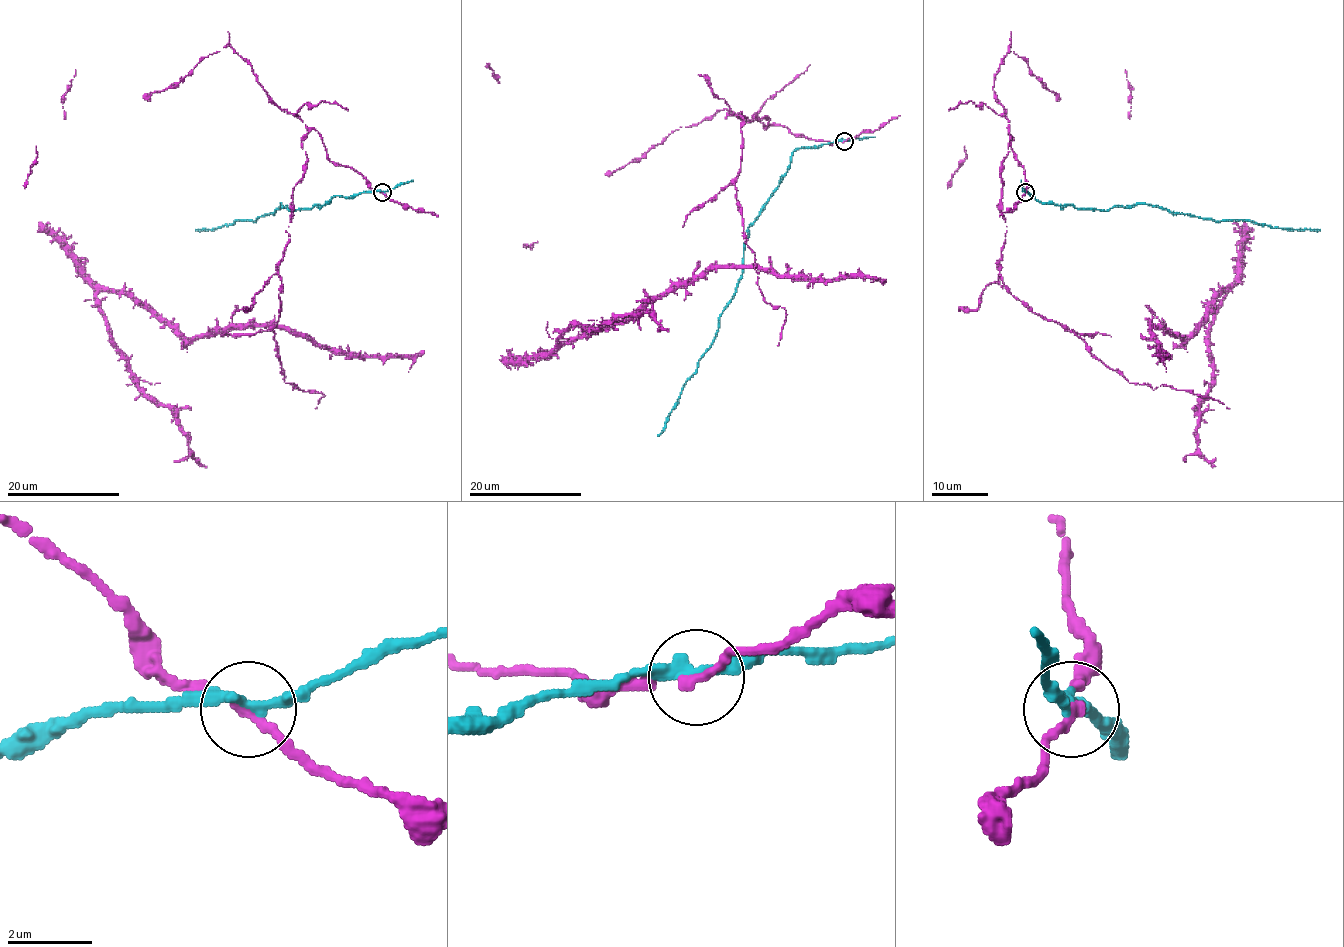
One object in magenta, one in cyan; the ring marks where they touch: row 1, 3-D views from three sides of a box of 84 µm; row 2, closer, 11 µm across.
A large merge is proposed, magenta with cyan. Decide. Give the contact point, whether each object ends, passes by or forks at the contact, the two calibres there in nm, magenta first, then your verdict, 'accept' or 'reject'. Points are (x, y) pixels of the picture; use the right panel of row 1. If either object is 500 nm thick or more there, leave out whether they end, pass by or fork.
at (1025, 192); magenta passes by; cyan passes by; 200 nm thick on the magenta side, 280 nm on the other; reject

